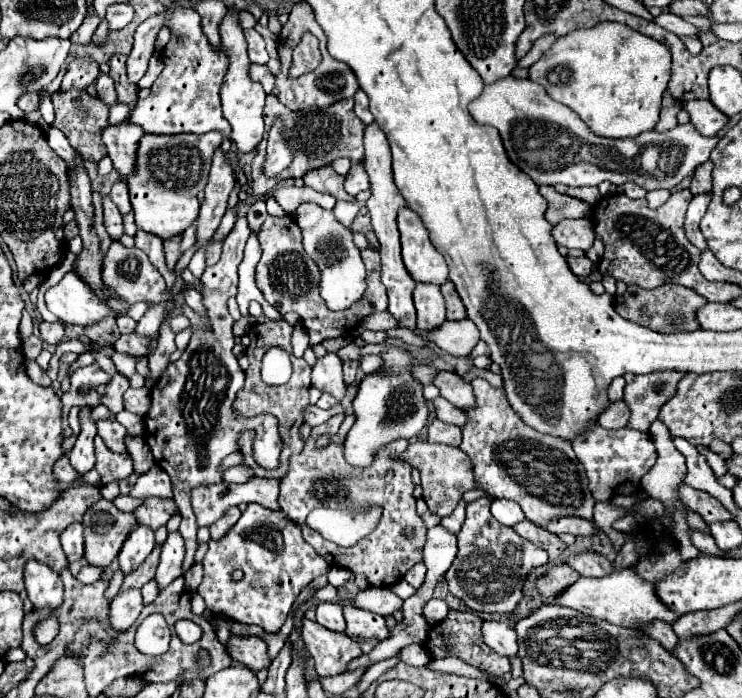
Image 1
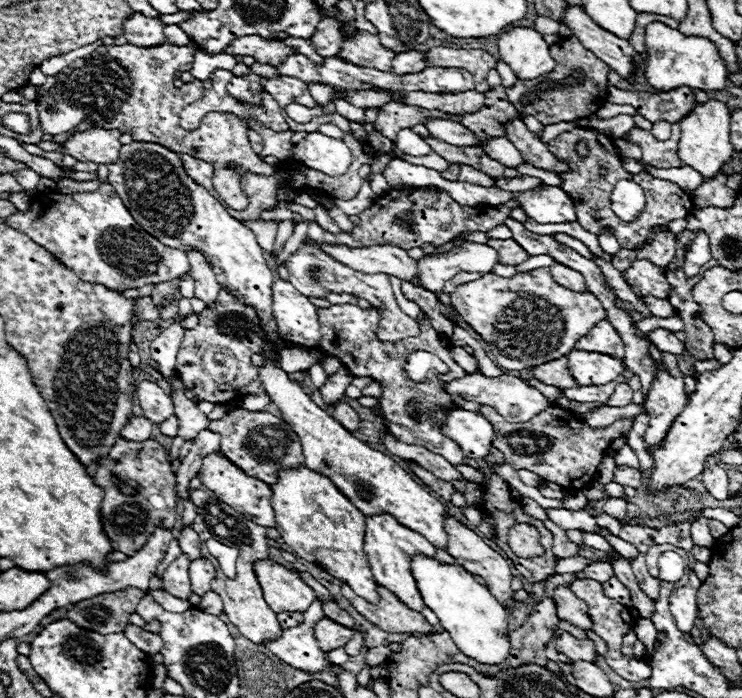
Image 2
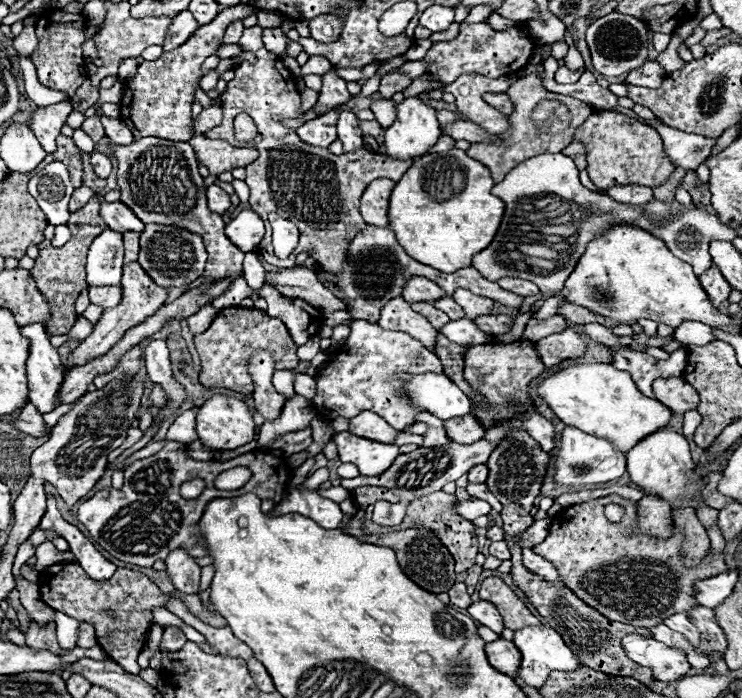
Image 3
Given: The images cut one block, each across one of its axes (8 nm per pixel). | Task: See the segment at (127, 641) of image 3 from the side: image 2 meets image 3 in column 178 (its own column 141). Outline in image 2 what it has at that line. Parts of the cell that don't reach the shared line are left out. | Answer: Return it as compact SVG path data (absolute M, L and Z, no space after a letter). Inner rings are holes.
M138 588L100 594L76 602L74 608L66 612L66 618L78 624L80 628L100 634L124 632L124 628L128 626L128 616L136 612L136 606L142 600L142 596L144 592L140 592Z

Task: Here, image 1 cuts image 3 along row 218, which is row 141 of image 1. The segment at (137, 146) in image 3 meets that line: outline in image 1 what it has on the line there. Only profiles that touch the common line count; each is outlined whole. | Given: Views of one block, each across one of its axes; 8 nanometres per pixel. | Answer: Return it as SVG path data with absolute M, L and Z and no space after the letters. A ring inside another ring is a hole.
M220 132L208 134L176 134L176 136L152 136L144 134L136 156L136 174L124 178L130 188L130 200L140 230L170 240L182 236L188 226L198 218L200 202L196 194L204 190L214 152L222 144Z

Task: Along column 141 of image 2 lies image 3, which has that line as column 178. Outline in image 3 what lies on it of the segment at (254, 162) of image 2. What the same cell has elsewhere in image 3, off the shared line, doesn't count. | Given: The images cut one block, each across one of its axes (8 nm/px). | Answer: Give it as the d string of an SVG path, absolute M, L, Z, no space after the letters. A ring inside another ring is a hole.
M238 4L234 8L226 8L210 24L200 26L190 36L190 40L178 46L176 50L162 52L162 56L156 58L154 62L144 60L138 66L136 76L124 84L124 96L120 102L120 118L132 130L136 140L146 136L156 136L172 142L188 142L194 136L190 132L190 120L192 120L190 108L194 92L198 90L198 82L202 78L202 64L210 54L216 54L216 50L222 46L226 26L238 18L244 20L252 12L258 12L258 8L250 4Z

